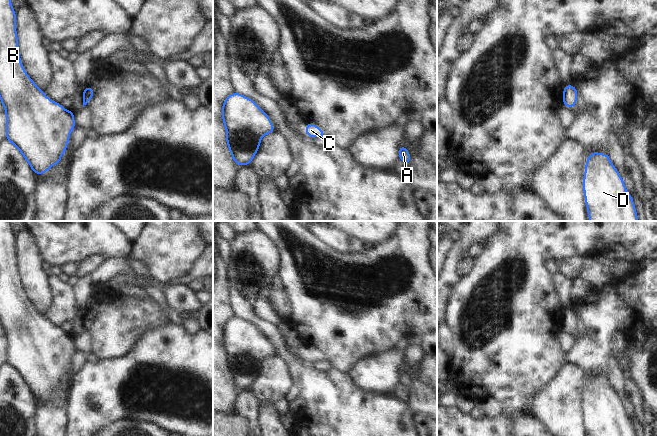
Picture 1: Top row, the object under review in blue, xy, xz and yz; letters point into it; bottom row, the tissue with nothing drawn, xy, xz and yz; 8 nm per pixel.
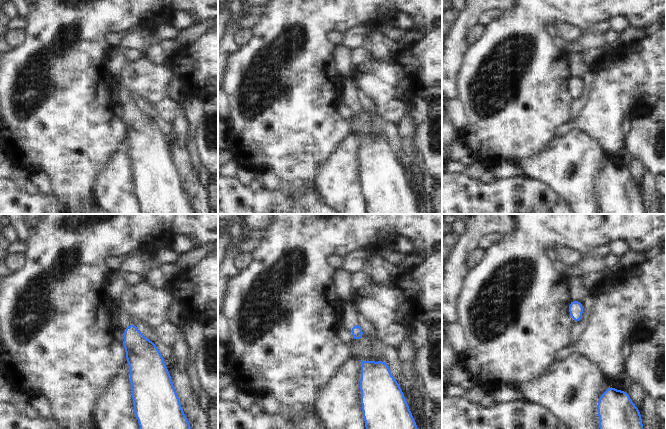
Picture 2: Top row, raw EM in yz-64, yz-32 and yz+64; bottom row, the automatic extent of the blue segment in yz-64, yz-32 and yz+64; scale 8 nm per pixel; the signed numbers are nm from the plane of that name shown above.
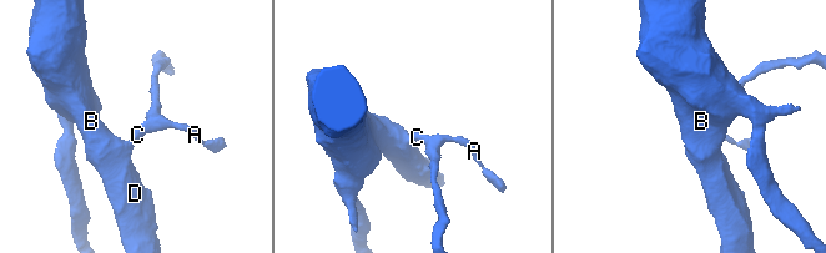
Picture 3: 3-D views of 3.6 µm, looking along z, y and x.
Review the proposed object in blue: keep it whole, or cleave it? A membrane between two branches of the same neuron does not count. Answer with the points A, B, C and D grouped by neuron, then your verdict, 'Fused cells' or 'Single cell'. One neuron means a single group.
Groups: A B C D. Single cell.

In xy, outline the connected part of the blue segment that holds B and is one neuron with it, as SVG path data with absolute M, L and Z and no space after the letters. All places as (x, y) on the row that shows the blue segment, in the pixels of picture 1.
M0 0L0 99L6 111L6 139L19 149L33 172L43 174L59 163L67 148L71 130L75 127L74 111L67 111L60 103L50 100L24 70L18 50L15 10L10 0Z

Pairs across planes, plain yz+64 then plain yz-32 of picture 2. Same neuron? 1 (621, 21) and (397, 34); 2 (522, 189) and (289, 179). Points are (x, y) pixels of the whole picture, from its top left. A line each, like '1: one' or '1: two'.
1: two
2: two

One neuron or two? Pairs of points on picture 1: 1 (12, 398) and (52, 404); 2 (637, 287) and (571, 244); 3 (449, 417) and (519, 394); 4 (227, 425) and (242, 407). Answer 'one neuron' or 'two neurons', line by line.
1: two neurons
2: two neurons
3: two neurons
4: one neuron

